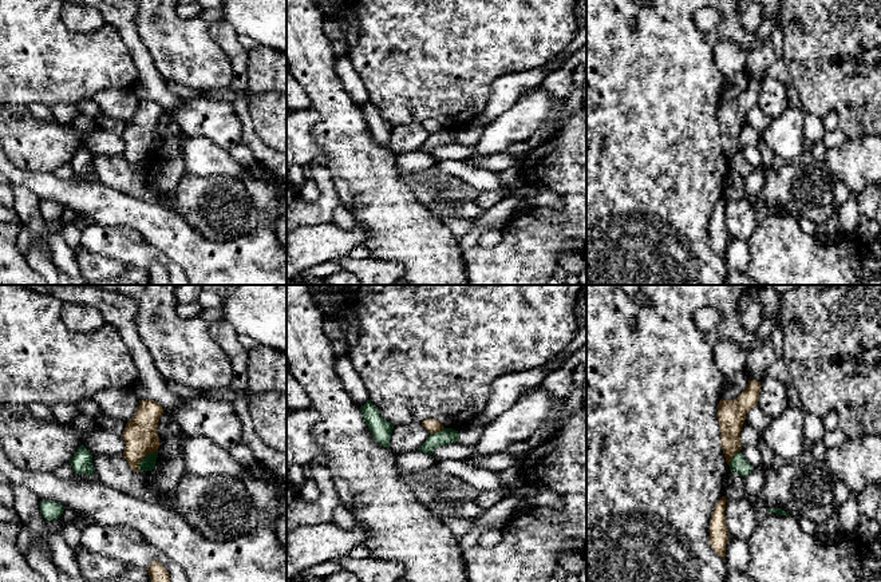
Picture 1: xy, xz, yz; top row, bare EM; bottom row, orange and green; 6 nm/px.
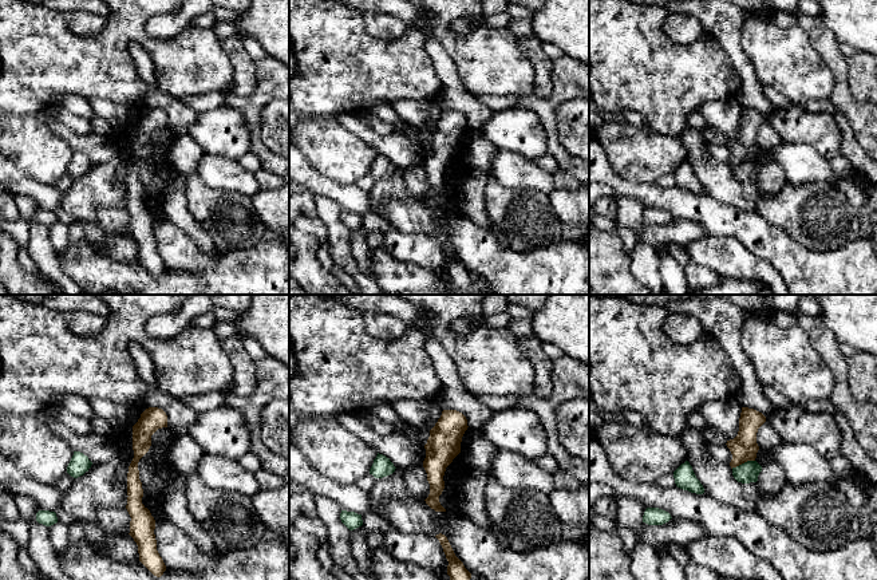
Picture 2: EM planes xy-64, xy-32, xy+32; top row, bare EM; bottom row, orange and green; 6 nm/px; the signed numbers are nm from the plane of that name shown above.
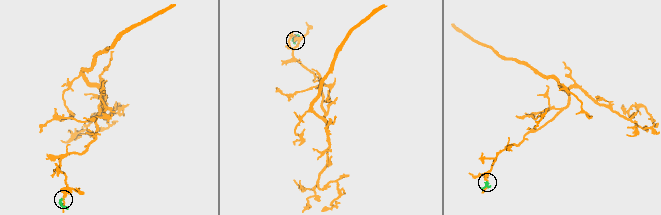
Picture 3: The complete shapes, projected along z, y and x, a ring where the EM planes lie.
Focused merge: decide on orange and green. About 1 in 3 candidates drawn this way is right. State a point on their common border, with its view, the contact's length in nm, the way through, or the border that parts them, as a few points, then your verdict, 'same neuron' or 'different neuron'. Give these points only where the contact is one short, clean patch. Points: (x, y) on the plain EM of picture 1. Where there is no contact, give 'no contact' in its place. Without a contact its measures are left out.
contact xy (143, 155); length 170 nm; border xy (157, 151), (147, 153), (139, 162), (138, 170); different neuron

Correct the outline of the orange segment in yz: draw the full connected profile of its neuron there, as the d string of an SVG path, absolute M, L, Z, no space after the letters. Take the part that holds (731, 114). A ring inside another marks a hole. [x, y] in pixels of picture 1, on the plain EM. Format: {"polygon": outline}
{"polygon": "M748 80L746 90L734 100L720 100L718 104L718 122L720 144L727 165L731 158L740 151L740 131L746 120L746 114L758 104L760 83Z"}

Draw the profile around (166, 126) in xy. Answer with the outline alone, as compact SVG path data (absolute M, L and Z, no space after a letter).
M162 114L158 122L157 132L159 140L163 140L165 138L177 134L179 131L177 123L174 122L173 116L167 114Z

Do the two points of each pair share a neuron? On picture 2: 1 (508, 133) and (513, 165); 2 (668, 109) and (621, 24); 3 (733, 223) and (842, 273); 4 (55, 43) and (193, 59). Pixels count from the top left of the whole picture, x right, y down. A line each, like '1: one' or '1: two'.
1: two
2: one
3: one
4: one

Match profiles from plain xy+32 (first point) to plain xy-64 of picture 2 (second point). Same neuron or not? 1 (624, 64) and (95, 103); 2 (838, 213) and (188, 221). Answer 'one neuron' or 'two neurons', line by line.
1: two neurons
2: two neurons

